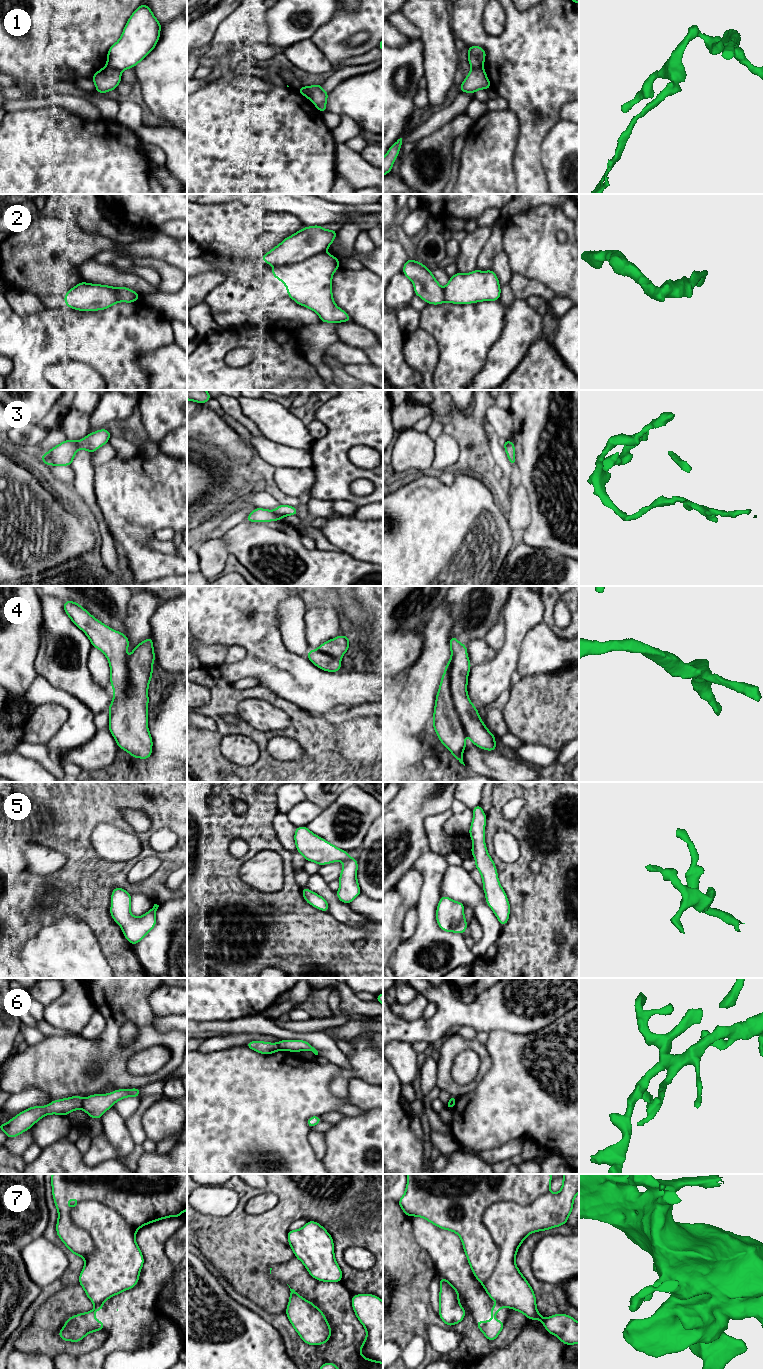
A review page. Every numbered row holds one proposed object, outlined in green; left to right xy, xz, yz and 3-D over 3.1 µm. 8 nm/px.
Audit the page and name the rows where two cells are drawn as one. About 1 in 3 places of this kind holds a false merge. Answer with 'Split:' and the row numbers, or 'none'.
Split: 1, 3, 6, 7

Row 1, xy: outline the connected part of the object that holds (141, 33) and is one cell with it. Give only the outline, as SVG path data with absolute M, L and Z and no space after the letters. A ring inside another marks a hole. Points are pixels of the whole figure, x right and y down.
M143 3L127 21L120 39L107 54L107 66L120 72L135 67L156 46L160 38L161 23L151 9Z

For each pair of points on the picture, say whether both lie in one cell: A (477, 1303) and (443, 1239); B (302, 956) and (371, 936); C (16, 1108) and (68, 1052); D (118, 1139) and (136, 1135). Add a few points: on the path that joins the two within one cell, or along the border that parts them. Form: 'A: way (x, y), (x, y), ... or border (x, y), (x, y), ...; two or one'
A: way (469, 1287), (452, 1264), (448, 1255); one
B: way (319, 949), (341, 936), (354, 934); one
C: border (12, 1093), (37, 1087), (53, 1099); two
D: border (124, 1119), (129, 1135), (135, 1144); two

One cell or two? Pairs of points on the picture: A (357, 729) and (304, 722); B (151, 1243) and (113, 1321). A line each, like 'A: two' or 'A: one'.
A: two
B: one

